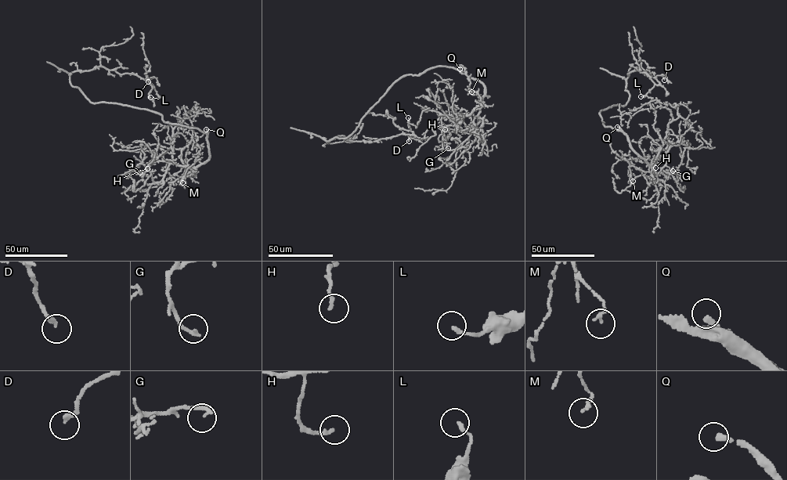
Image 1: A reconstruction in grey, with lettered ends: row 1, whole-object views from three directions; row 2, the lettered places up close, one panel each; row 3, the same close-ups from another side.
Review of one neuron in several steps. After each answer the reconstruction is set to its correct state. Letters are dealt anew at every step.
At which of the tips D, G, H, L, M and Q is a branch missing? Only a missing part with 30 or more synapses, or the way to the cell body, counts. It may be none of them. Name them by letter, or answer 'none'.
Q

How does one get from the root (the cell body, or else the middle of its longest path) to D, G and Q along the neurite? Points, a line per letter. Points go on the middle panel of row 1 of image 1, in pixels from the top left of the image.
D: (400, 78), (352, 133), (326, 141), (342, 135), (371, 142), (405, 133), (409, 141)
G: (400, 78), (448, 66), (482, 84), (481, 102), (469, 114), (459, 115), (460, 122), (445, 127), (448, 148)
Q: (400, 78), (407, 74), (420, 75), (438, 66), (451, 66), (465, 73), (460, 69)

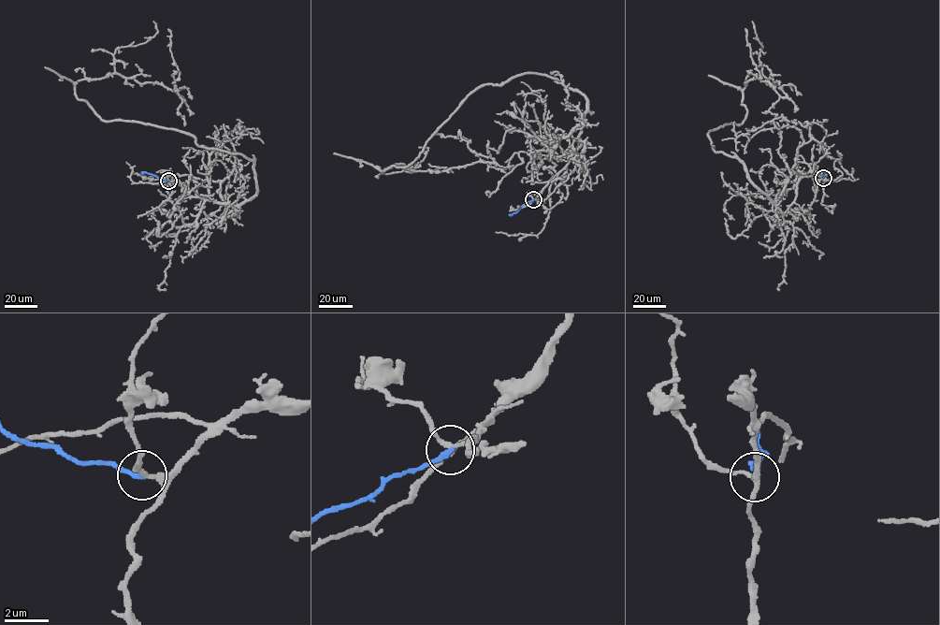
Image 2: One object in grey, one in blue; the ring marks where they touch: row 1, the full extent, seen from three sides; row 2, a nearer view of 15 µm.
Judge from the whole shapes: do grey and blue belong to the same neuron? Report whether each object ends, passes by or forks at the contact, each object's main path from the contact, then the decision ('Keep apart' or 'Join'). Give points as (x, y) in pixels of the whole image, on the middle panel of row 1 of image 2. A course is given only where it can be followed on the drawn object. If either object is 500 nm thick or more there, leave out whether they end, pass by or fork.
At the ring grey passes by. At the ring blue ends. Course of grey: (533, 199), (581, 144), (581, 94), (540, 74), (482, 85), (415, 160), (381, 170), (493, 160), (431, 134). Course of blue: (533, 199), (509, 215). Keep apart

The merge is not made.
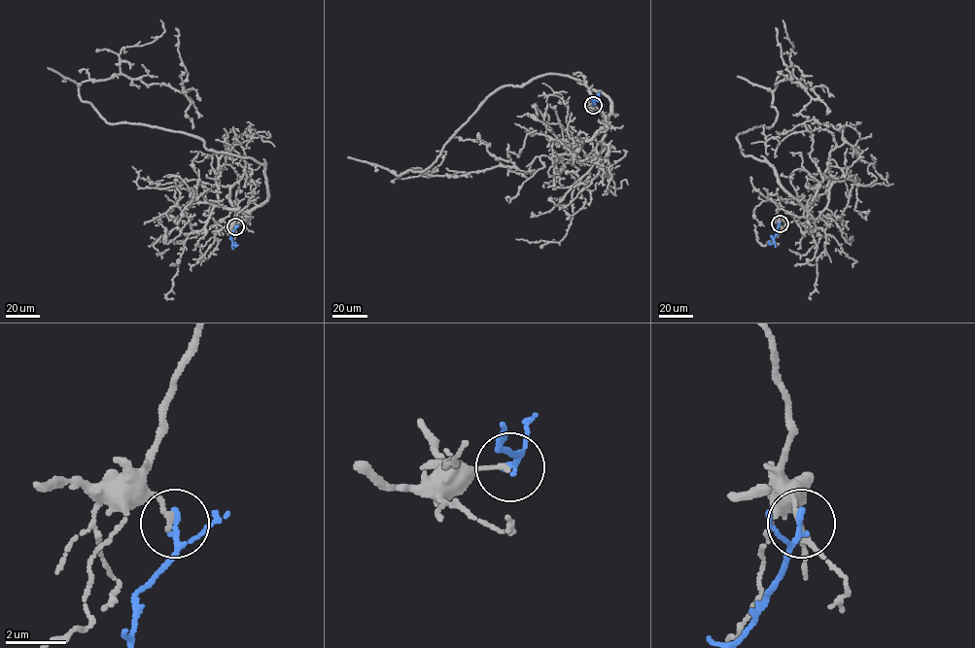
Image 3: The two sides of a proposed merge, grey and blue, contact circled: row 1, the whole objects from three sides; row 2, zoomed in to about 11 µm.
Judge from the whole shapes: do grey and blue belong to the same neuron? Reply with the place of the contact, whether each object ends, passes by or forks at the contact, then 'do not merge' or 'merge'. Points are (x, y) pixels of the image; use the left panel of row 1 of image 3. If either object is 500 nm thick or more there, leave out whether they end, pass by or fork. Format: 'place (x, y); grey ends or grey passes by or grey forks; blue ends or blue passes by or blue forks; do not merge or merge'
place (235, 226); grey ends; blue passes by; do not merge

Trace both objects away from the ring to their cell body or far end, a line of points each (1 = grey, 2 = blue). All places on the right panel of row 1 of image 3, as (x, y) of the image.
1: (779, 223), (778, 209), (808, 214), (736, 137), (773, 126), (789, 77), (818, 96), (791, 82), (776, 27)
2: (780, 223), (774, 242), (770, 245), (769, 240)

